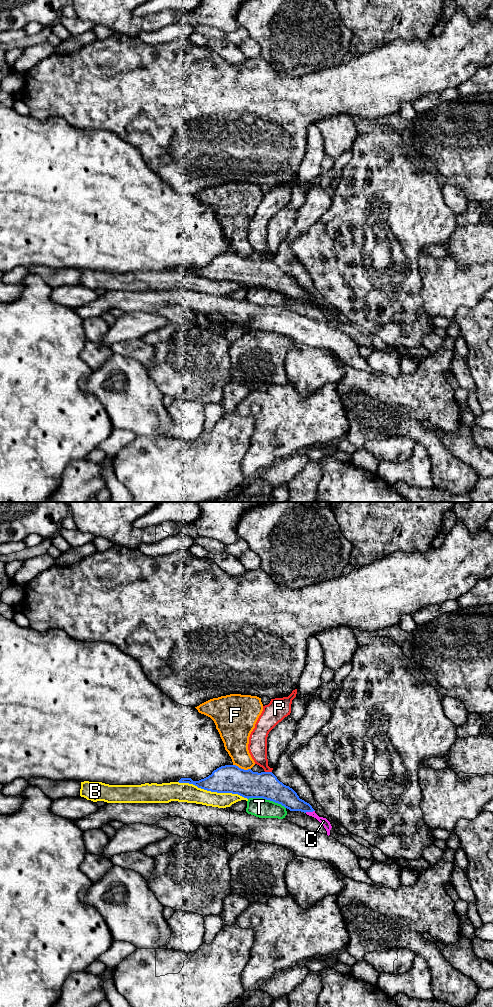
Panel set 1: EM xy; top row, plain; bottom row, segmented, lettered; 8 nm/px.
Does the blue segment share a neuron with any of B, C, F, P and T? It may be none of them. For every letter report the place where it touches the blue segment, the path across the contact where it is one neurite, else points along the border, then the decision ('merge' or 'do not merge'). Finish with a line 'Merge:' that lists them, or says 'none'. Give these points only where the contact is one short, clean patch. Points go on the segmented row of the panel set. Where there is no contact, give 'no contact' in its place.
B: contact xy (213, 791); do not merge
C: contact xy (309, 811); border xy (314, 810), (305, 812); do not merge
F: contact xy (242, 769); do not merge
P: contact xy (268, 772); border xy (265, 771), (271, 772); do not merge
T: contact xy (267, 799); do not merge
Merge: none

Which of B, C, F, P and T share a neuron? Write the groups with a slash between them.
B C / F / P / T

